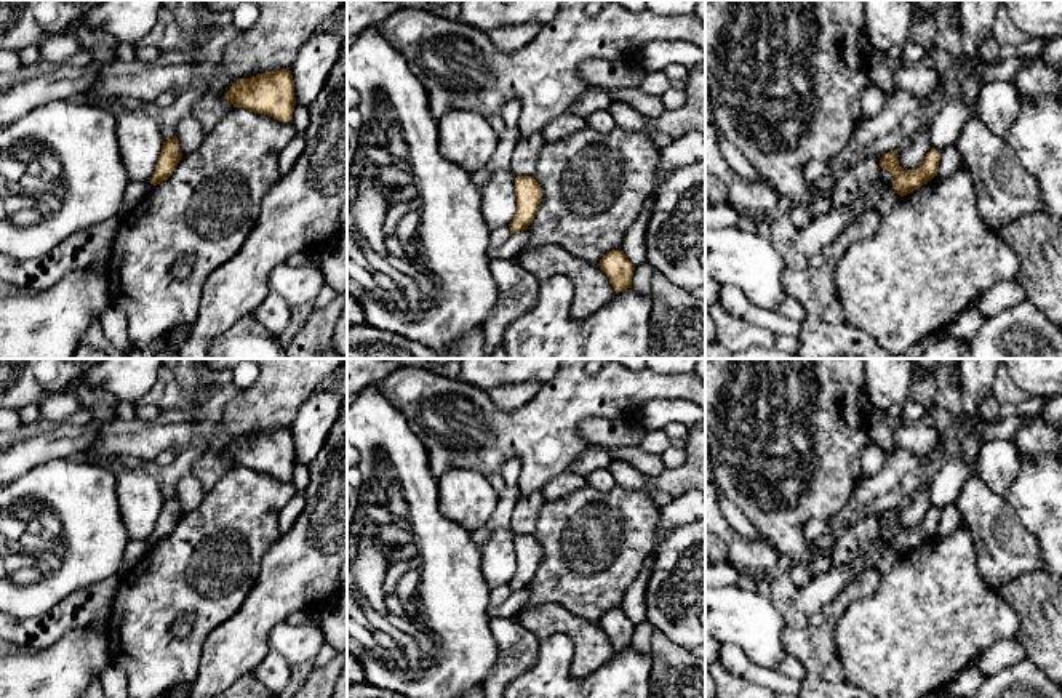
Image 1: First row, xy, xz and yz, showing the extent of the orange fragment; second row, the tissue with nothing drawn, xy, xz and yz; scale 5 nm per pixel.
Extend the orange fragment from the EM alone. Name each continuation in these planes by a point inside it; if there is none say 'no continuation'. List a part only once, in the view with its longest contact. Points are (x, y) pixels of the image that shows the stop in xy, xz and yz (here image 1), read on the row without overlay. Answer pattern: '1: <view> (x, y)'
no continuation

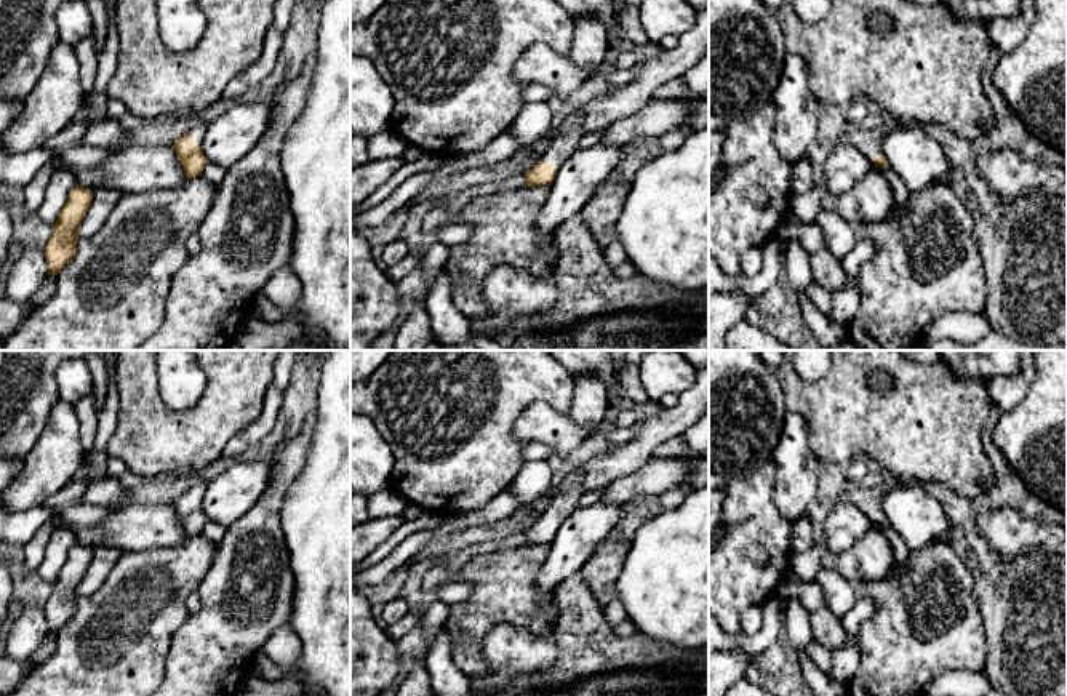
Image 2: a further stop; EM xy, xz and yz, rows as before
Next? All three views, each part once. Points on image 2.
1: xy (199, 490)

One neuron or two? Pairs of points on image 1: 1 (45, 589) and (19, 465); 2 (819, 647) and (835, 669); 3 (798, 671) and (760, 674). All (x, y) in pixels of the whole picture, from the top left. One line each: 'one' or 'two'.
1: two
2: two
3: two

